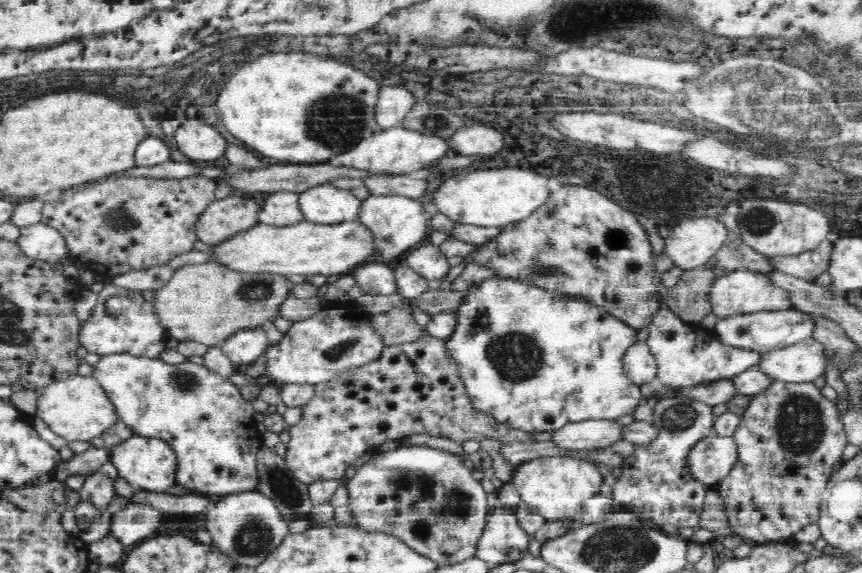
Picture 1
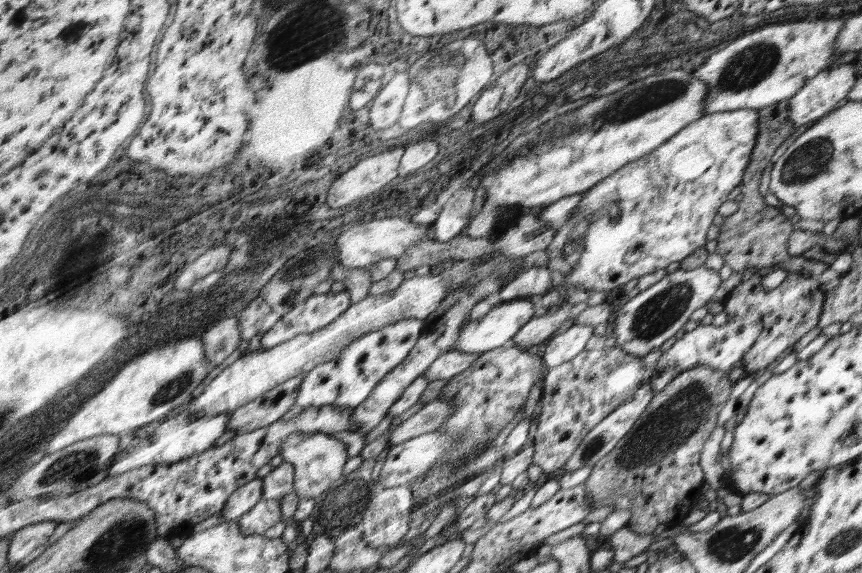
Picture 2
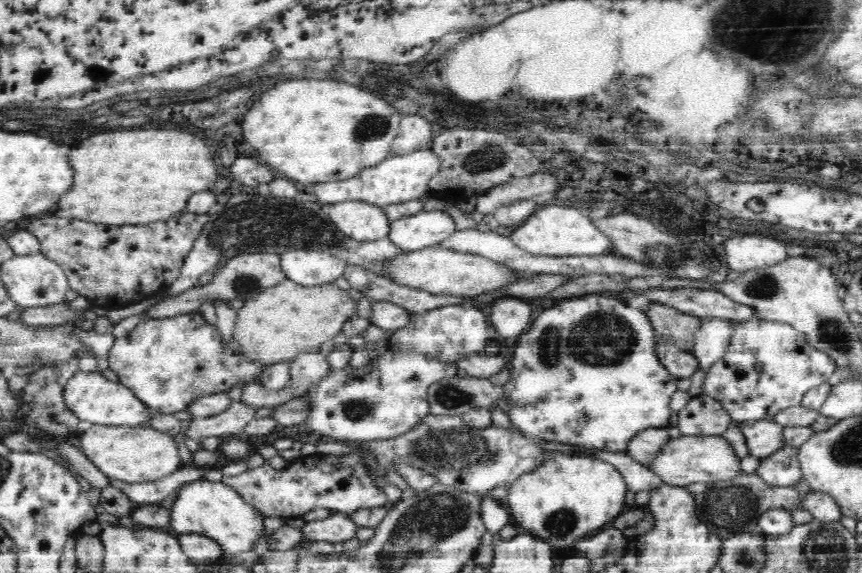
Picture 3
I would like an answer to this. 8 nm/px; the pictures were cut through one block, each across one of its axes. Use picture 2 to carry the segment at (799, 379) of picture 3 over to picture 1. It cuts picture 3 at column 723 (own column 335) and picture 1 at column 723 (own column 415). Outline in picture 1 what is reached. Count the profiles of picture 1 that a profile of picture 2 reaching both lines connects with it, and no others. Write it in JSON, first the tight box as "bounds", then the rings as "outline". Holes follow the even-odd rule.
{"bounds":[713,308,815,354],"outline":[[[790,308],[782,311],[761,311],[717,319],[713,332],[726,348],[742,349],[744,352],[765,354],[784,349],[813,337],[815,324],[810,314]]]}

